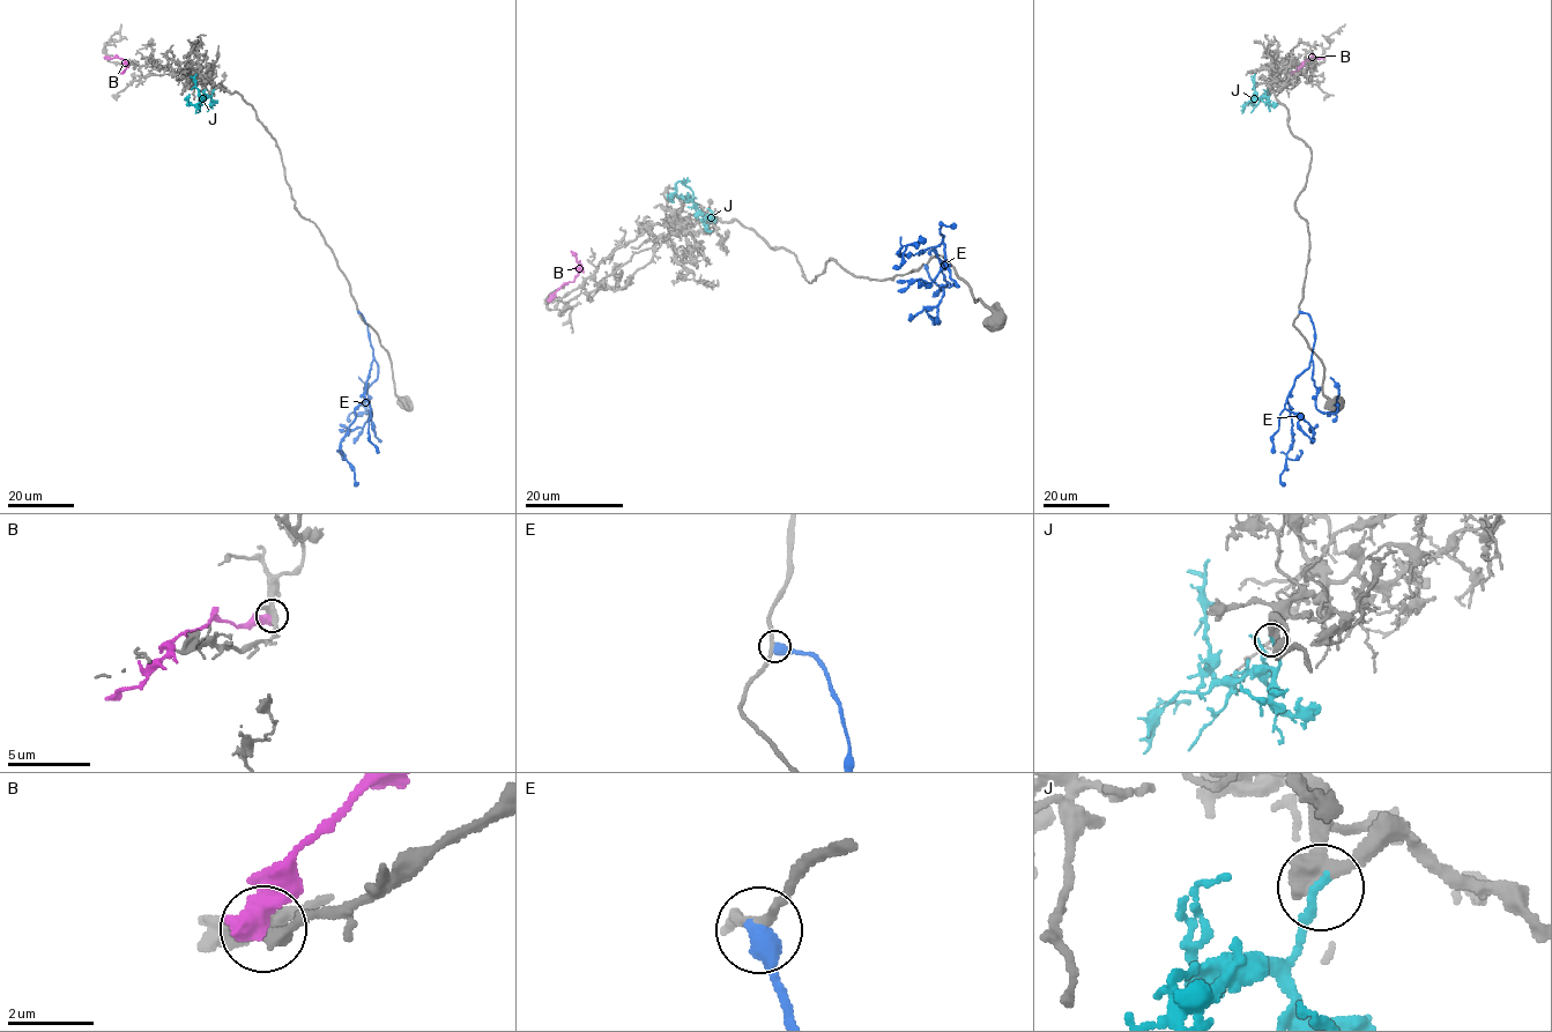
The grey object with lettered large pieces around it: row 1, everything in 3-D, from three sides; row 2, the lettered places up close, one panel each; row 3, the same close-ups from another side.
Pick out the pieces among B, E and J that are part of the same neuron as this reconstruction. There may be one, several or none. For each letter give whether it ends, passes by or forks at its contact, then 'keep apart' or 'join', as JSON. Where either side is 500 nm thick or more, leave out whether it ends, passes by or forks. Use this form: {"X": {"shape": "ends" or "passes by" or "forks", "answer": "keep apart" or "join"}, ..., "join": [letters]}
{"B": {"answer": "keep apart"}, "E": {"answer": "keep apart"}, "J": {"shape": "ends", "answer": "join"}, "join": ["J"]}

